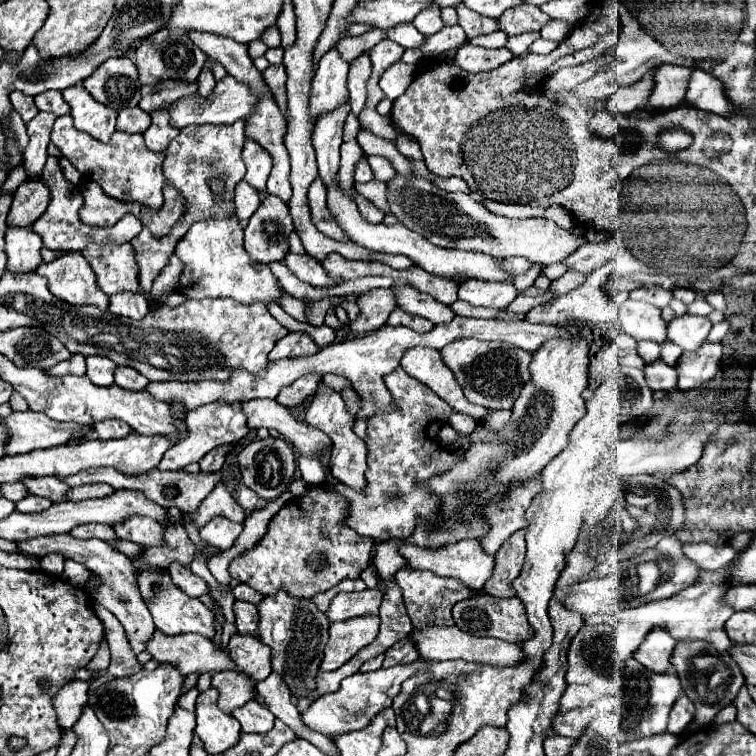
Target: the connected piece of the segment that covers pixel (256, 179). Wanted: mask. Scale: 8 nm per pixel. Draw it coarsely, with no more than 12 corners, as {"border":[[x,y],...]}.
{"border":[[245,139],[245,181],[265,191],[271,155],[257,141]]}

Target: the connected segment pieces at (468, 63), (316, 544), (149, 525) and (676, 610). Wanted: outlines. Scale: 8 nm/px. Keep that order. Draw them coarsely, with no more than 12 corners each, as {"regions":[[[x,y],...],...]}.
{"regions":[[[471,43],[453,61],[469,73],[491,71],[511,59],[507,47],[483,49]],[[329,485],[291,499],[229,573],[311,599],[371,563]],[[133,515],[113,529],[141,547],[159,545],[161,523]],[[727,569],[703,571],[669,599],[609,615],[617,659],[665,627],[677,641],[733,647],[721,601]]]}

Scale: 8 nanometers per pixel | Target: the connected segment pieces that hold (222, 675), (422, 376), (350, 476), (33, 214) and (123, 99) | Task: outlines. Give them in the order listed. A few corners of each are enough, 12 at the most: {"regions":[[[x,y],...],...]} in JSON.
{"regions":[[[241,671],[213,673],[219,709],[231,713],[255,699],[255,681]],[[407,349],[401,367],[457,413],[483,421],[437,349]],[[319,383],[305,421],[333,441],[331,475],[365,487],[367,447],[343,397]],[[41,177],[17,187],[7,225],[27,227],[51,199]],[[129,57],[107,59],[83,81],[95,101],[137,107],[141,81]]]}

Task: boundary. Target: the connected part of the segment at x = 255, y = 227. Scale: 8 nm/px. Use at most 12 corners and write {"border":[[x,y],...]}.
{"border":[[267,195],[245,227],[255,263],[283,261],[289,207]]}

